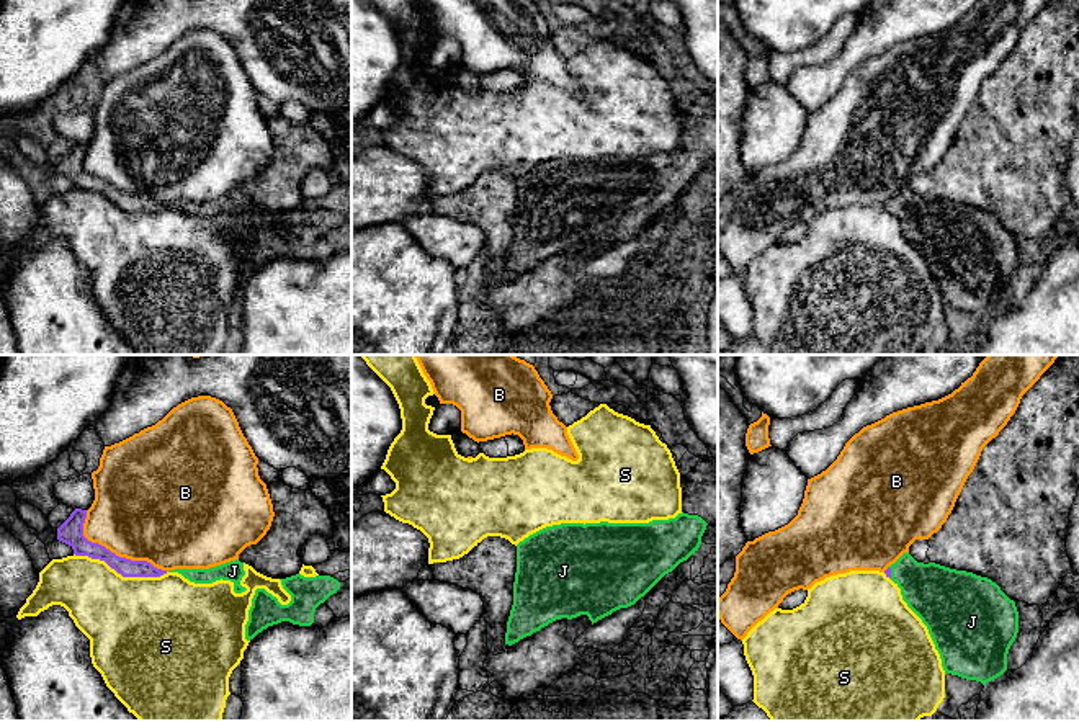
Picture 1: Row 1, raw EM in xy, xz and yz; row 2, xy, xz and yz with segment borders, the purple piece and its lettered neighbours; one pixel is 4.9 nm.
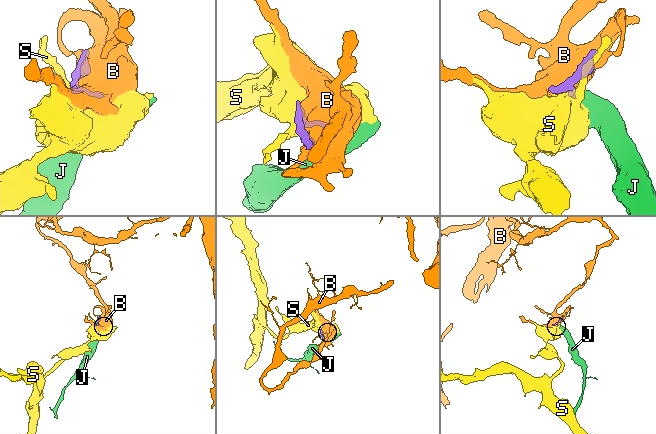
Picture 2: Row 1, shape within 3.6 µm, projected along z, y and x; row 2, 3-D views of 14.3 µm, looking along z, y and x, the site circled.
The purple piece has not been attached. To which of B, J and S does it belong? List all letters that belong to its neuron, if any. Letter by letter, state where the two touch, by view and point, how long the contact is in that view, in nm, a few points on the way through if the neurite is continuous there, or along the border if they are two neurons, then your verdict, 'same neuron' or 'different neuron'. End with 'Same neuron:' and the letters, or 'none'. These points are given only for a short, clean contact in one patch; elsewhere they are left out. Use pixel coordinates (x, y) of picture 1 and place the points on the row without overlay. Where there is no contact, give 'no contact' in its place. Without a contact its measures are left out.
B: xy (113, 187) | 500 nm | different neuron
J: yz (890, 206) | 60 nm | across yz (888, 205), (890, 206), (908, 206), (935, 228) | same neuron
S: xy (121, 208) | 480 nm | different neuron
Same neuron: J

